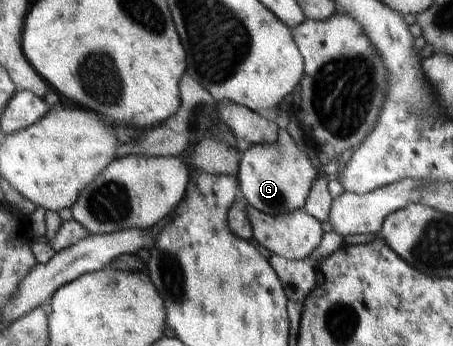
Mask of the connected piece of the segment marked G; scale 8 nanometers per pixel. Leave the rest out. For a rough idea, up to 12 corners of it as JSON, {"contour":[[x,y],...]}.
{"contour":[[280,129],[240,153],[237,183],[271,216],[302,210],[321,170]]}

